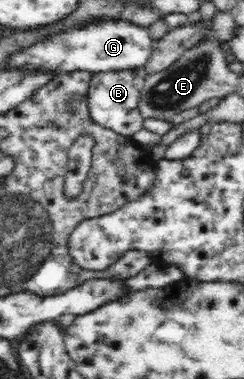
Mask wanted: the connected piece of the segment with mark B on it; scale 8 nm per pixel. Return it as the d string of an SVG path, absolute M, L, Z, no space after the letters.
M144 67L121 71L100 71L93 75L88 91L88 106L91 119L97 125L114 131L116 134L131 137L143 129L145 121L140 115L139 100L147 77Z

